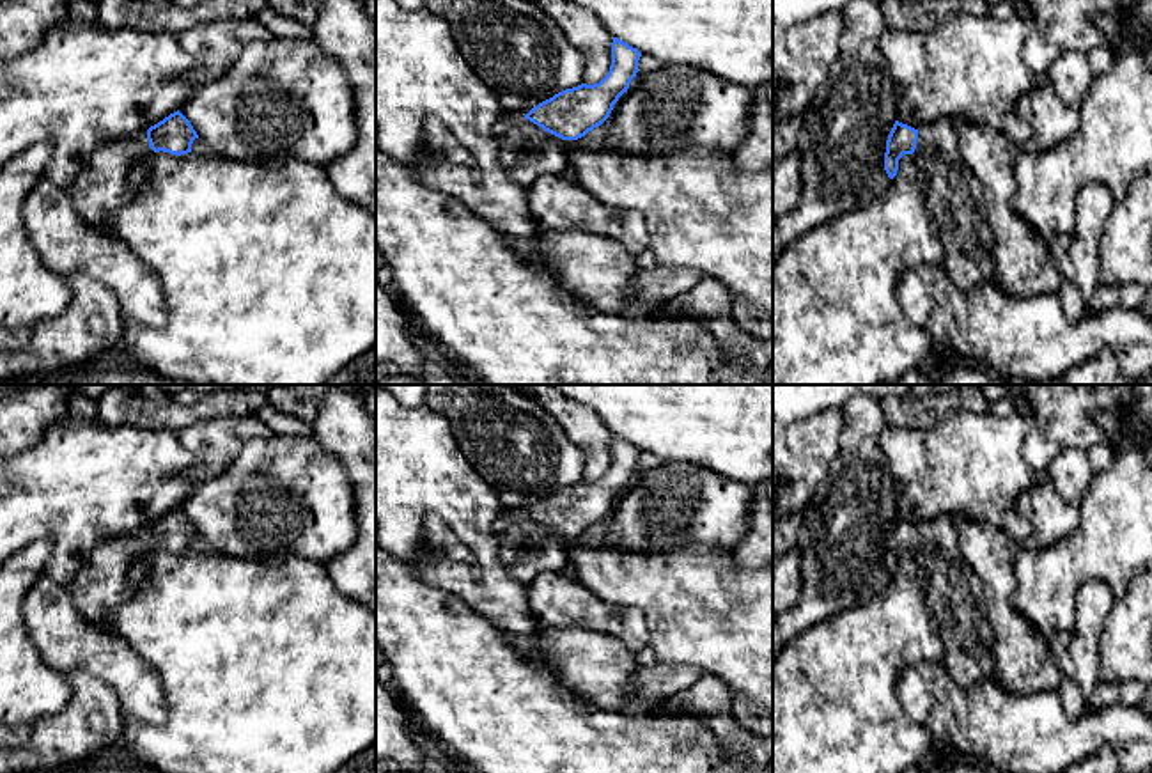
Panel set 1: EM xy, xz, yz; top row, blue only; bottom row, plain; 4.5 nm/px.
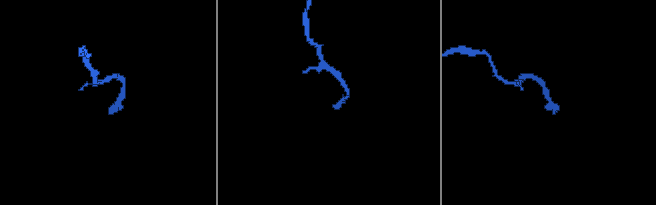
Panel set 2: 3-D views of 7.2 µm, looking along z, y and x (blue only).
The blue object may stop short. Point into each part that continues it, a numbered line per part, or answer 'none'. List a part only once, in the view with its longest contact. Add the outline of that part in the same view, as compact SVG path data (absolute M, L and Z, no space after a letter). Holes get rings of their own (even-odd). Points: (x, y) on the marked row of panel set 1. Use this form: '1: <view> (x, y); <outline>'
1: xz (527, 151); M507 113L494 128L494 135L500 138L500 160L505 167L505 174L512 183L532 186L542 176L564 176L569 165L569 149L565 142L537 124L530 122L523 115Z

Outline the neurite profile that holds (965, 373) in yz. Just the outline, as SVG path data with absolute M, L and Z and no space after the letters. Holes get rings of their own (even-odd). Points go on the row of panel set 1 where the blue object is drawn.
M959 363L946 372L936 385L1035 385L1026 381L1008 381L984 367L971 363Z

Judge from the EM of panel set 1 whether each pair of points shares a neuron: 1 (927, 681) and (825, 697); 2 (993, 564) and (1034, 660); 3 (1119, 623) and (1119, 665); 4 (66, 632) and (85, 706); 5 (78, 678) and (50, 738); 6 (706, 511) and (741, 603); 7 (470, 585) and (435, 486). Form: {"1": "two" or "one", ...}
{"1": "two", "2": "one", "3": "one", "4": "two", "5": "one", "6": "two", "7": "one"}

